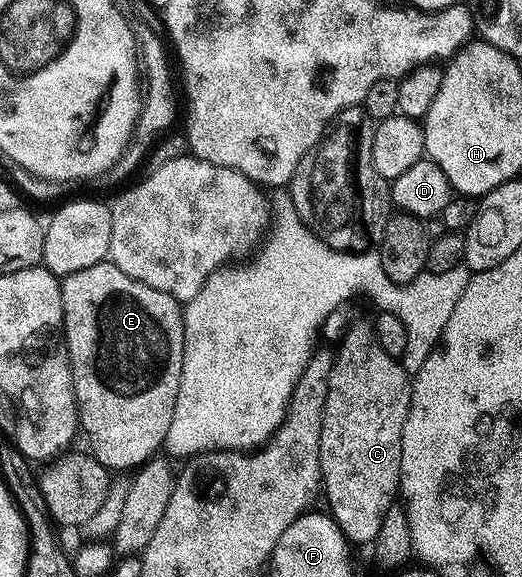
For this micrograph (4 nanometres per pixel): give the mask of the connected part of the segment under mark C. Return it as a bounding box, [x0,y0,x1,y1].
[320,324,412,546]

